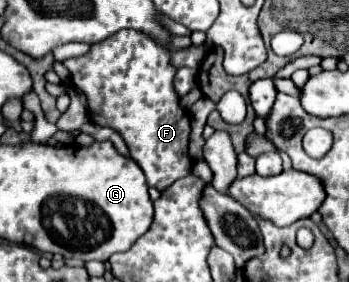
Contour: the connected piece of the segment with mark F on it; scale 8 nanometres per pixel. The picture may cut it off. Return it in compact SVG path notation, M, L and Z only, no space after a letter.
M129 28L129 30L119 30L117 34L105 38L99 44L93 44L91 54L65 60L63 66L69 70L71 82L79 90L83 90L89 100L91 122L95 122L99 126L109 126L123 136L131 158L143 168L149 186L153 186L161 192L167 186L171 186L177 178L191 174L193 160L187 152L191 124L189 124L187 112L179 104L179 94L175 94L173 80L175 80L177 68L171 66L171 50L167 46L157 44L151 36L147 36L139 30Z

